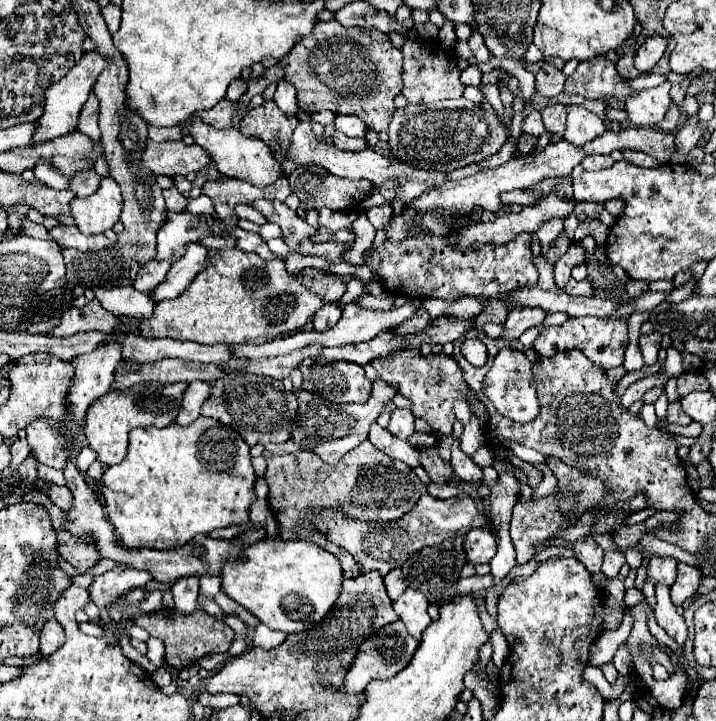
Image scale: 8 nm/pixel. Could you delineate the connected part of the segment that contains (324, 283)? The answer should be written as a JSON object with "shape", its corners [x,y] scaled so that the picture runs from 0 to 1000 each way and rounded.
{"shape":[[[429,370],[418,379],[429,395],[434,395],[434,401],[440,401],[446,409],[454,412],[454,417],[473,417],[476,409],[482,406],[482,390],[476,381],[459,381],[457,376],[446,376],[437,370]]]}

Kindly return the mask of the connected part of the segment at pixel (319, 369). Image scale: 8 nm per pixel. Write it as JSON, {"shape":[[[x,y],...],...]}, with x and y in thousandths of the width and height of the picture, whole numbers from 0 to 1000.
{"shape":[[[426,498],[418,506],[423,517],[423,540],[446,545],[446,551],[468,559],[507,559],[518,548],[518,528],[510,523],[507,509],[482,501],[457,501],[457,498]]]}

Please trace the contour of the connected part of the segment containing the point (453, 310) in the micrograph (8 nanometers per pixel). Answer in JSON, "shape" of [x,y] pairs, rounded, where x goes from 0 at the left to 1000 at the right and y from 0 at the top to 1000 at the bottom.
{"shape":[[[644,412],[644,415],[633,417],[633,423],[624,429],[624,437],[661,440],[661,437],[669,437],[672,431],[675,431],[675,426],[663,417],[663,412]]]}

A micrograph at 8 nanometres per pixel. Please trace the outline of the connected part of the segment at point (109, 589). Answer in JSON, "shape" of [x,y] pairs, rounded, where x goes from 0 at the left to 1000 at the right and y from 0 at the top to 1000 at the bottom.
{"shape":[[[175,786],[175,789],[155,789],[138,800],[133,800],[130,811],[124,814],[124,825],[138,845],[152,845],[166,828],[177,825],[191,814],[203,814],[203,809],[214,806],[214,798],[200,789]]]}

